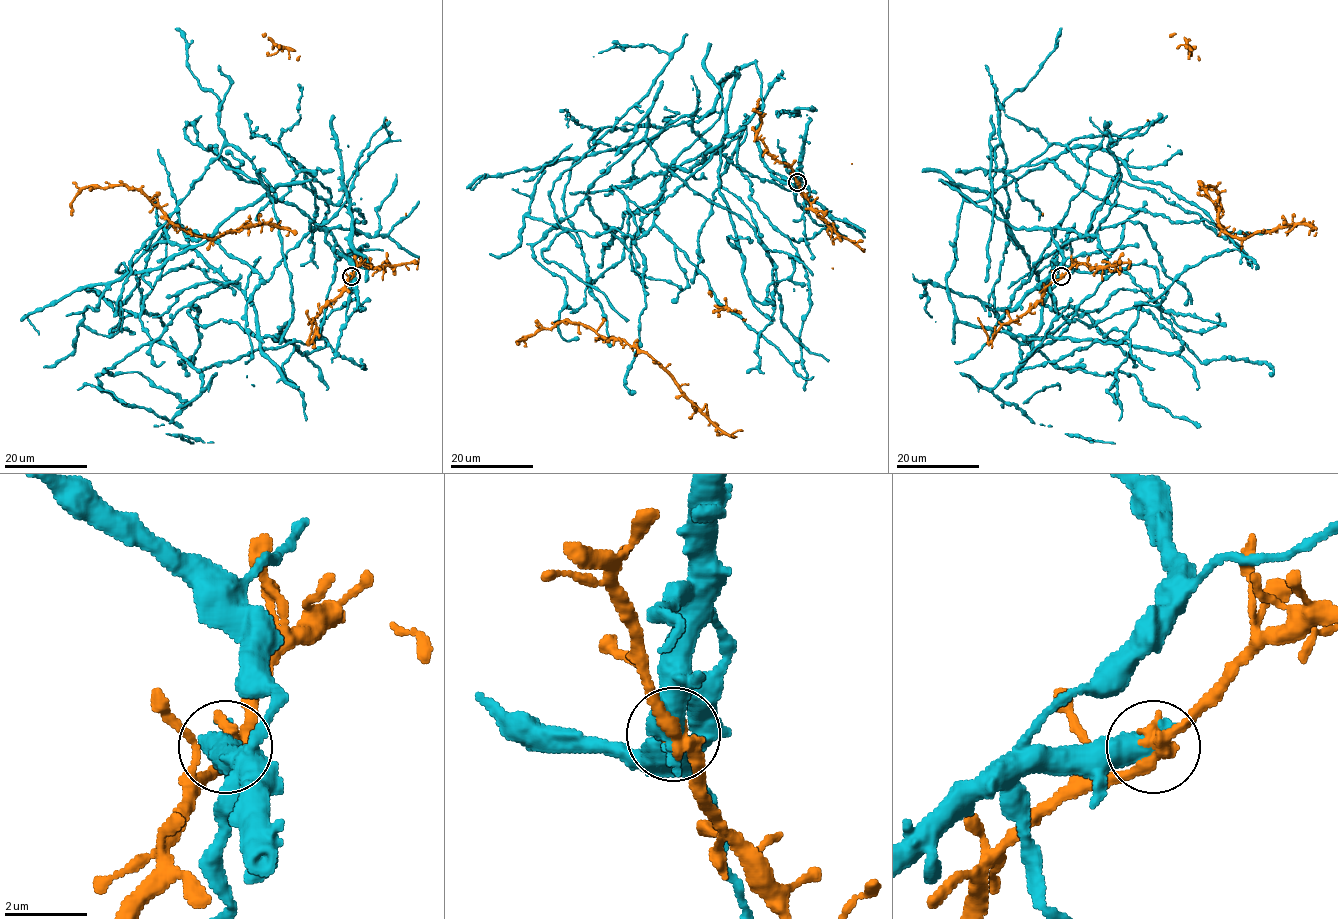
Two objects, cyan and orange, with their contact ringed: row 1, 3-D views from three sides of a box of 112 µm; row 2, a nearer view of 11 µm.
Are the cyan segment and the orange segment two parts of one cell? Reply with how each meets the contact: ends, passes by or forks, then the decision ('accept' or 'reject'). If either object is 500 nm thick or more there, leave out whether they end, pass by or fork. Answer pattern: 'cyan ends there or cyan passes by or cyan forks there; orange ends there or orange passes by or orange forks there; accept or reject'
reject

